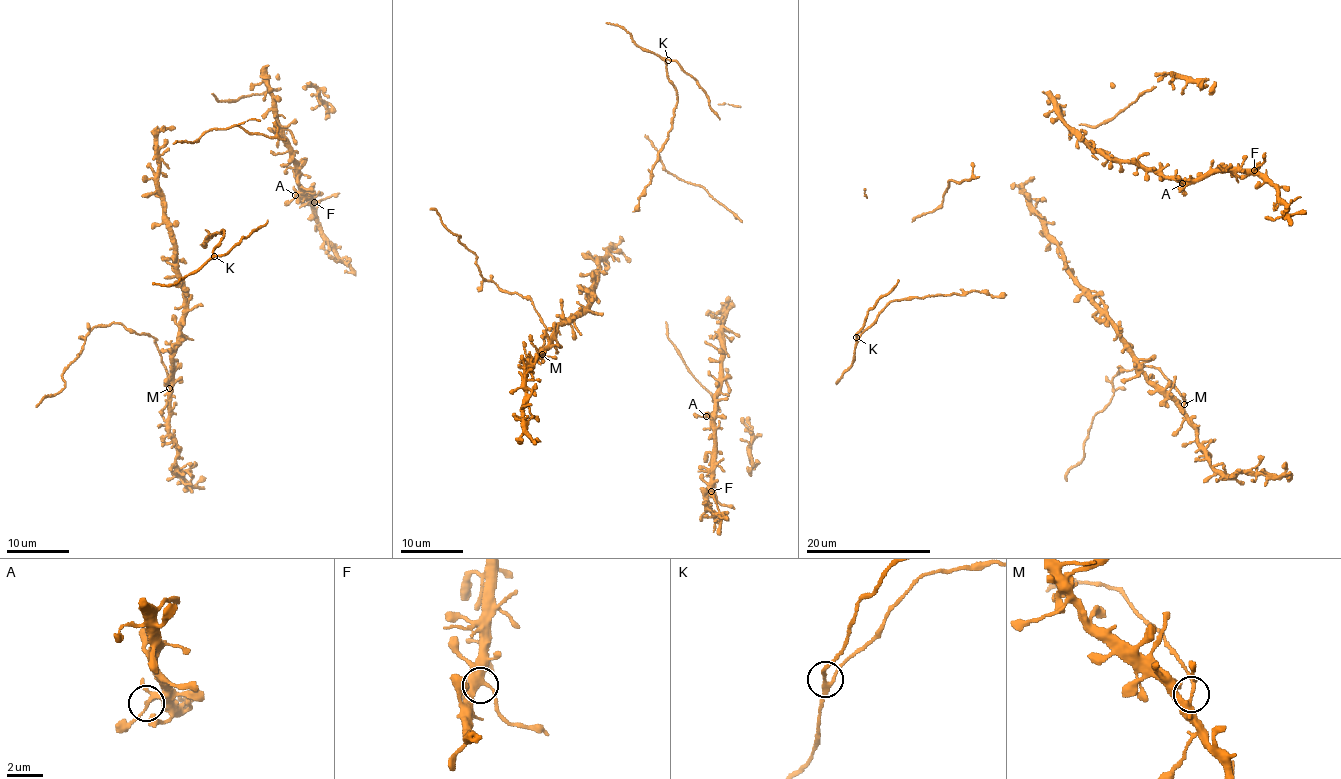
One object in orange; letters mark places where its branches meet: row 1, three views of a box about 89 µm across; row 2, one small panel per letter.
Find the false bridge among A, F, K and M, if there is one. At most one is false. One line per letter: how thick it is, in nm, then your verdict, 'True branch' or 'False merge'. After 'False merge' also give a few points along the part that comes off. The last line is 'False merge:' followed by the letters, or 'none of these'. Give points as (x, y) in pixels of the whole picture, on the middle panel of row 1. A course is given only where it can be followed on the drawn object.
A: Thickness 160 nm. True branch
F: Thickness 400 nm. True branch
K: Thickness 180 nm. True branch
M: Thickness 200 nm. False merge. Course of the part to remove: (542, 354), (544, 323), (531, 302), (482, 278), (475, 255), (450, 231), (435, 209), (429, 209)
False merge: M

